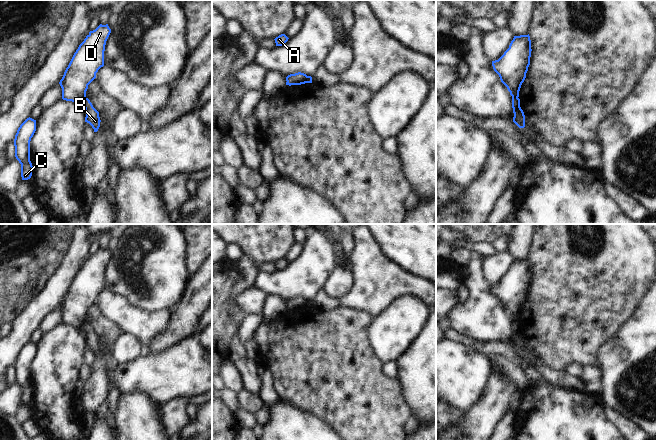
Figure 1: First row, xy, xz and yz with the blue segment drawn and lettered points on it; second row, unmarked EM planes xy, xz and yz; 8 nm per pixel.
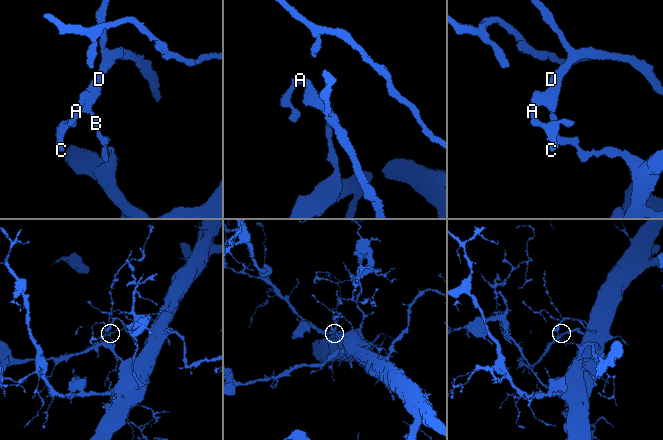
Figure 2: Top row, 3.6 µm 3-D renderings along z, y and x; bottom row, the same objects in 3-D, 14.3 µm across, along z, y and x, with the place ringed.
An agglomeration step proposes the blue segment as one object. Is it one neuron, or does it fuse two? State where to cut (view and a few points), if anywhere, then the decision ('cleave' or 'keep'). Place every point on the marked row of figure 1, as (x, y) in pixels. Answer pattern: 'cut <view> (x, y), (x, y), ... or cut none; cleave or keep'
cut yz (512, 97), (517, 98); cleave

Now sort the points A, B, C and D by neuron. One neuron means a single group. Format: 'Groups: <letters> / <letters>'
Groups: A C D / B

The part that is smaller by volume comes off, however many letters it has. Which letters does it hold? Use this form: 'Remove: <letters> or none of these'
Remove: A, C, D

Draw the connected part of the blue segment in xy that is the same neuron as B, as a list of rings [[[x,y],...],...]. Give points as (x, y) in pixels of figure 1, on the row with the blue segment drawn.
[[[85,98],[83,100],[83,105],[86,113],[85,122],[89,123],[92,126],[94,132],[97,132],[101,122],[99,112],[93,107],[88,98]]]

